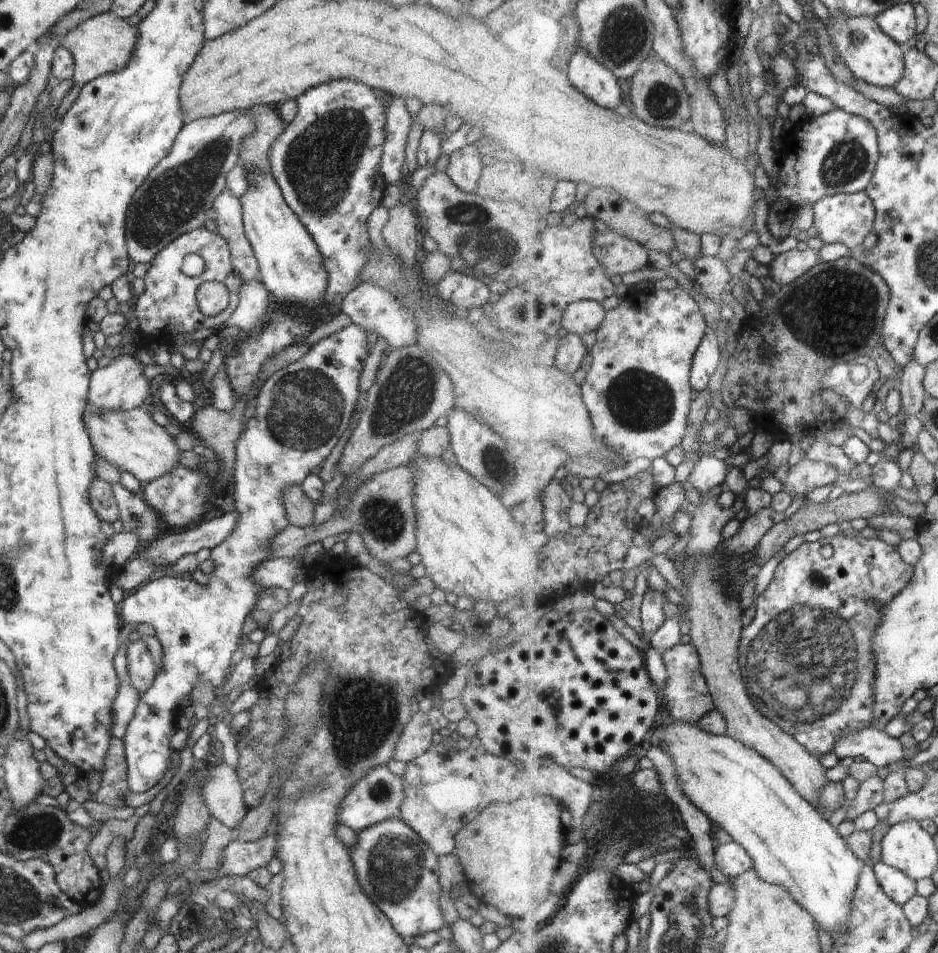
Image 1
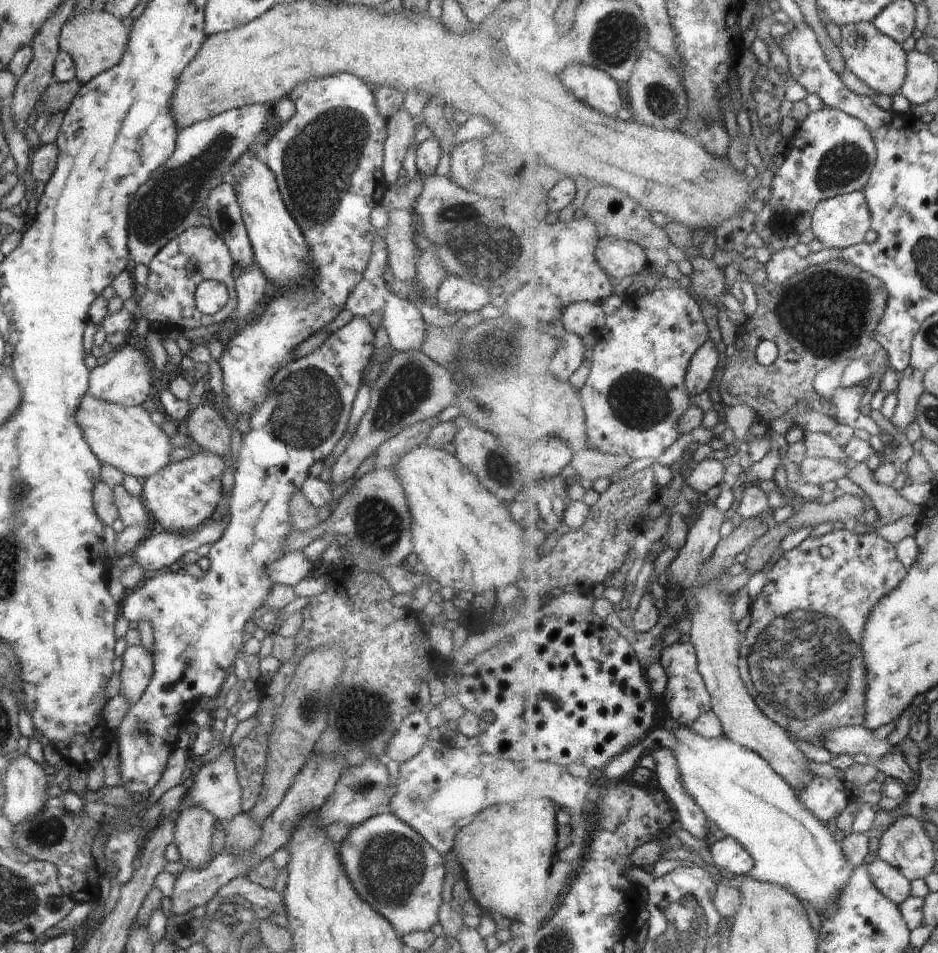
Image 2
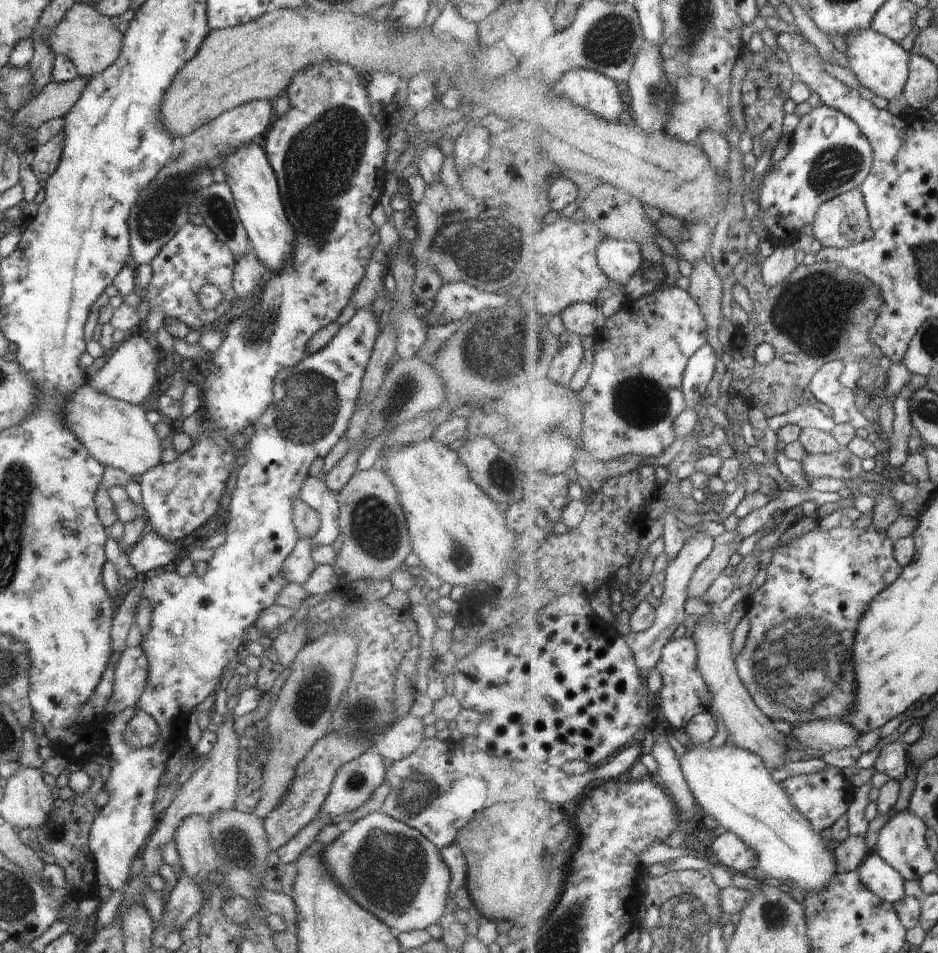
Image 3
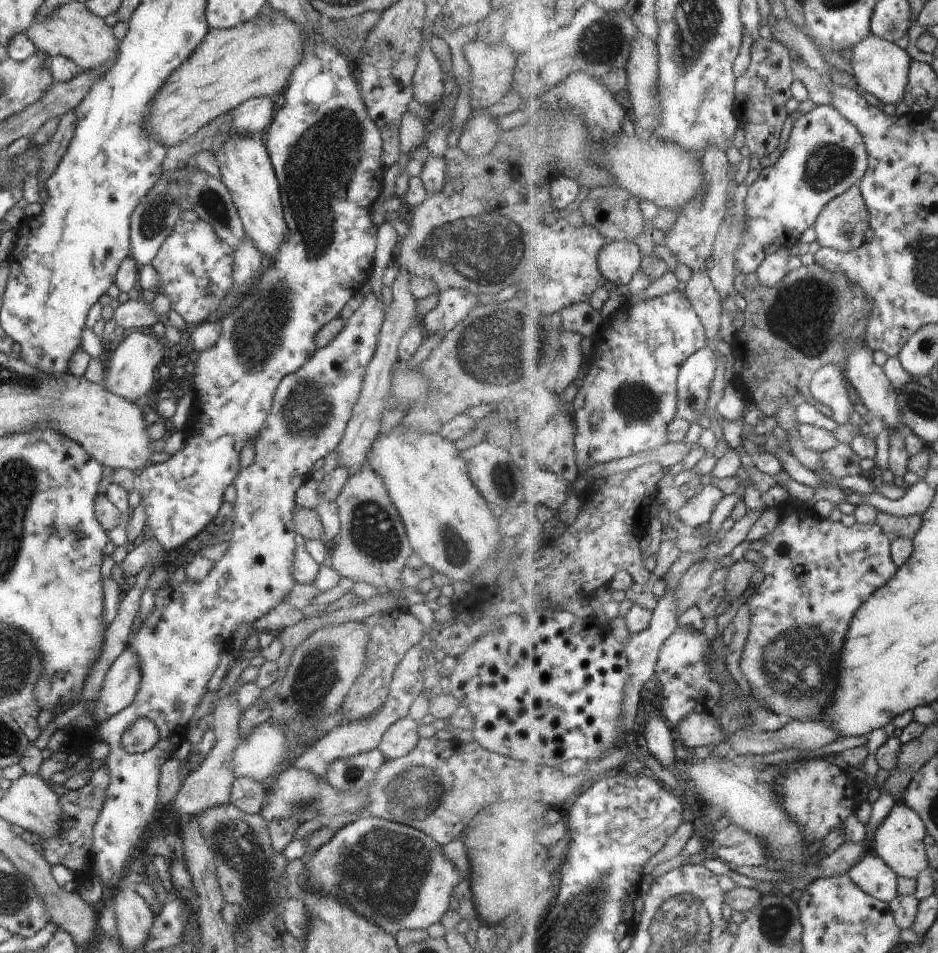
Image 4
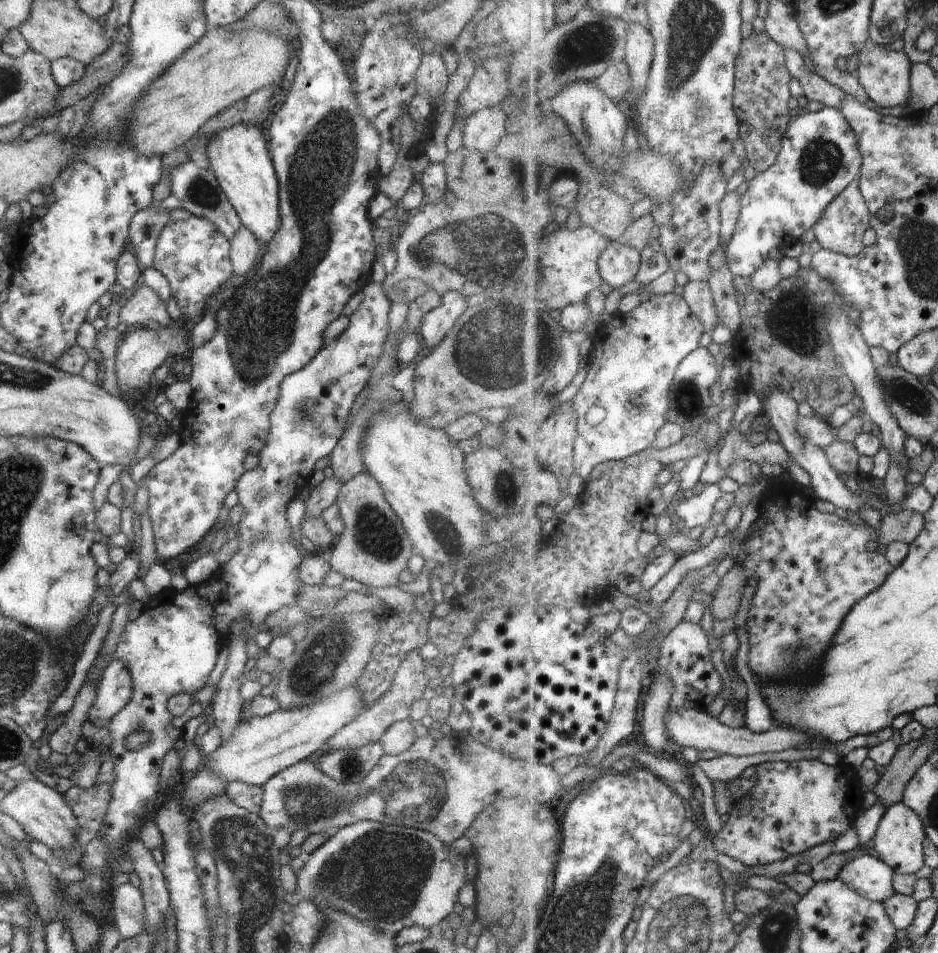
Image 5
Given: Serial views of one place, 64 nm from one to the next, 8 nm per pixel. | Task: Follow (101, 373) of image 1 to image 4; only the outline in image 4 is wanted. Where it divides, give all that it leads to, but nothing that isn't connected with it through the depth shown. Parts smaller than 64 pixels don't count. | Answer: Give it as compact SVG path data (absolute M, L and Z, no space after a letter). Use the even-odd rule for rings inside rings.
M134 331L126 338L116 341L106 356L110 358L110 362L104 370L102 386L112 394L132 403L140 400L154 386L154 381L158 378L157 369L167 355L168 346L164 337L142 331Z

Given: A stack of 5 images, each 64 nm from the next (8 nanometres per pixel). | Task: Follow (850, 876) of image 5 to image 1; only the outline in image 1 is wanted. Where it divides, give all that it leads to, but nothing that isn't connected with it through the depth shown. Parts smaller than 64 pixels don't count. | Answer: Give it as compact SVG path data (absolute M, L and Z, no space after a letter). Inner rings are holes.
M881 860L874 864L874 868L884 890L888 896L892 897L898 904L905 905L918 894L916 890L917 880L908 876L907 872L902 872L899 868Z

